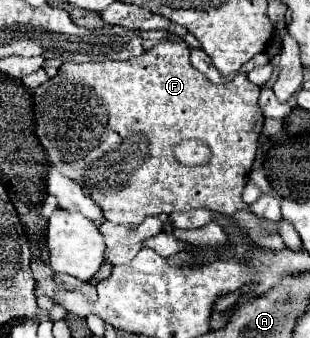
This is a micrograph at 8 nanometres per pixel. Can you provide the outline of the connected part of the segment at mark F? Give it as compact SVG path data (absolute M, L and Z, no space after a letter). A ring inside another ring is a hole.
M169 39L163 41L159 45L155 45L153 49L145 51L139 59L127 61L127 63L117 63L117 61L105 61L105 63L63 63L57 77L49 79L47 83L39 85L33 93L33 101L35 101L35 121L37 121L37 137L41 141L41 145L45 147L49 161L57 167L57 171L69 179L73 179L75 183L79 183L85 191L85 195L89 195L105 213L105 219L113 221L113 223L129 223L129 225L137 225L141 223L145 217L149 215L159 215L159 213L173 213L173 211L189 211L189 209L209 209L215 213L223 213L223 215L235 215L235 211L239 209L249 209L249 205L243 203L241 199L241 191L247 183L251 165L255 161L255 153L257 153L257 141L259 141L259 133L263 129L263 113L259 109L259 87L253 85L245 73L239 73L233 81L225 83L225 85L213 85L199 69L195 69L189 61L189 47L187 43L183 43L181 39ZM183 139L201 139L211 147L211 161L209 165L203 167L185 167L181 165L175 155L173 155L173 145L177 145Z

